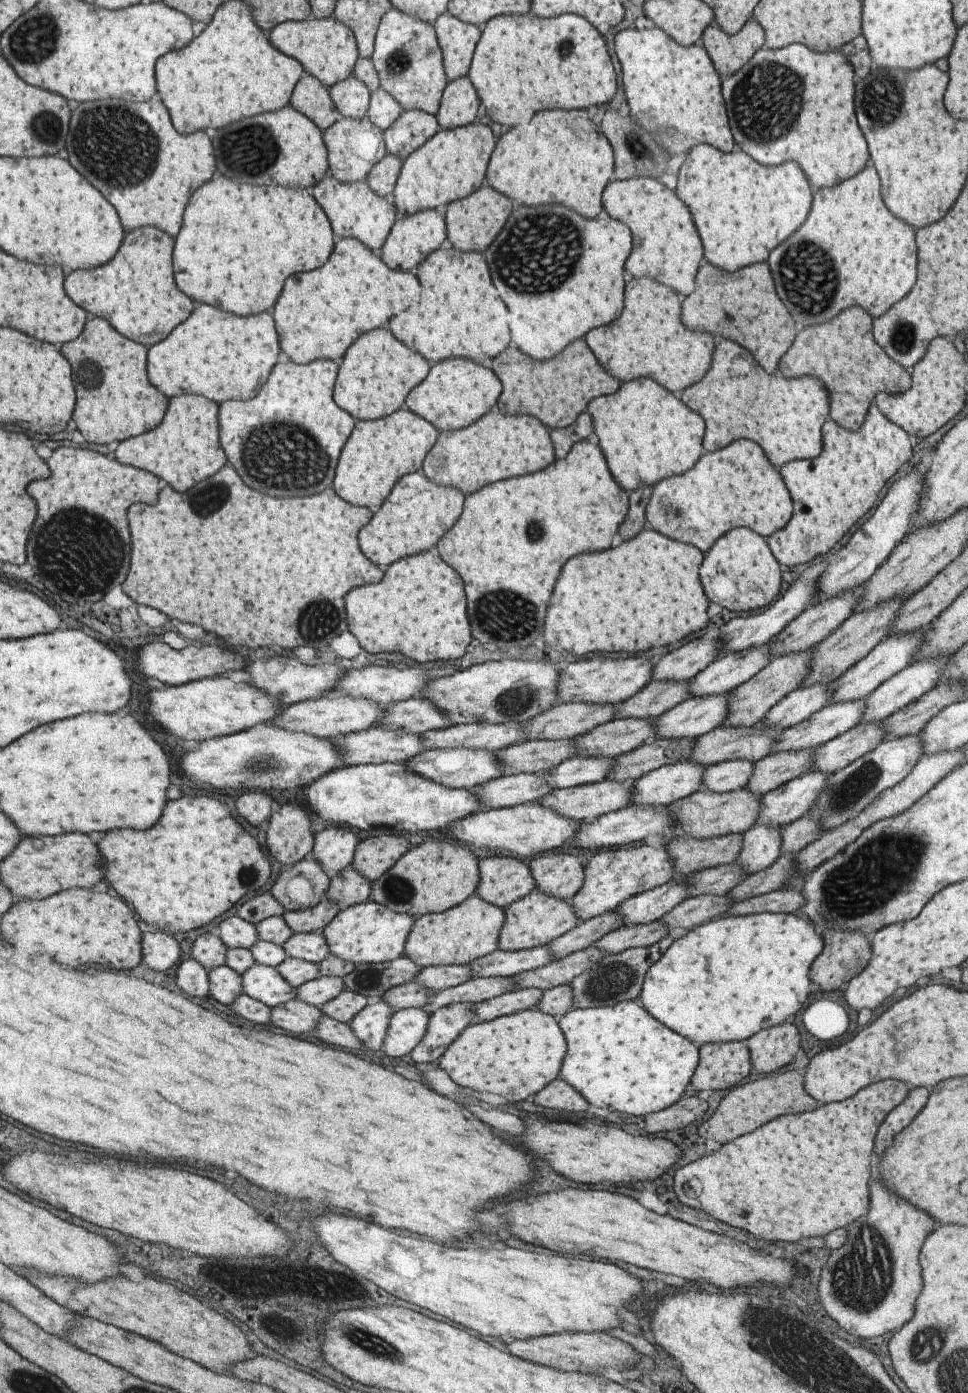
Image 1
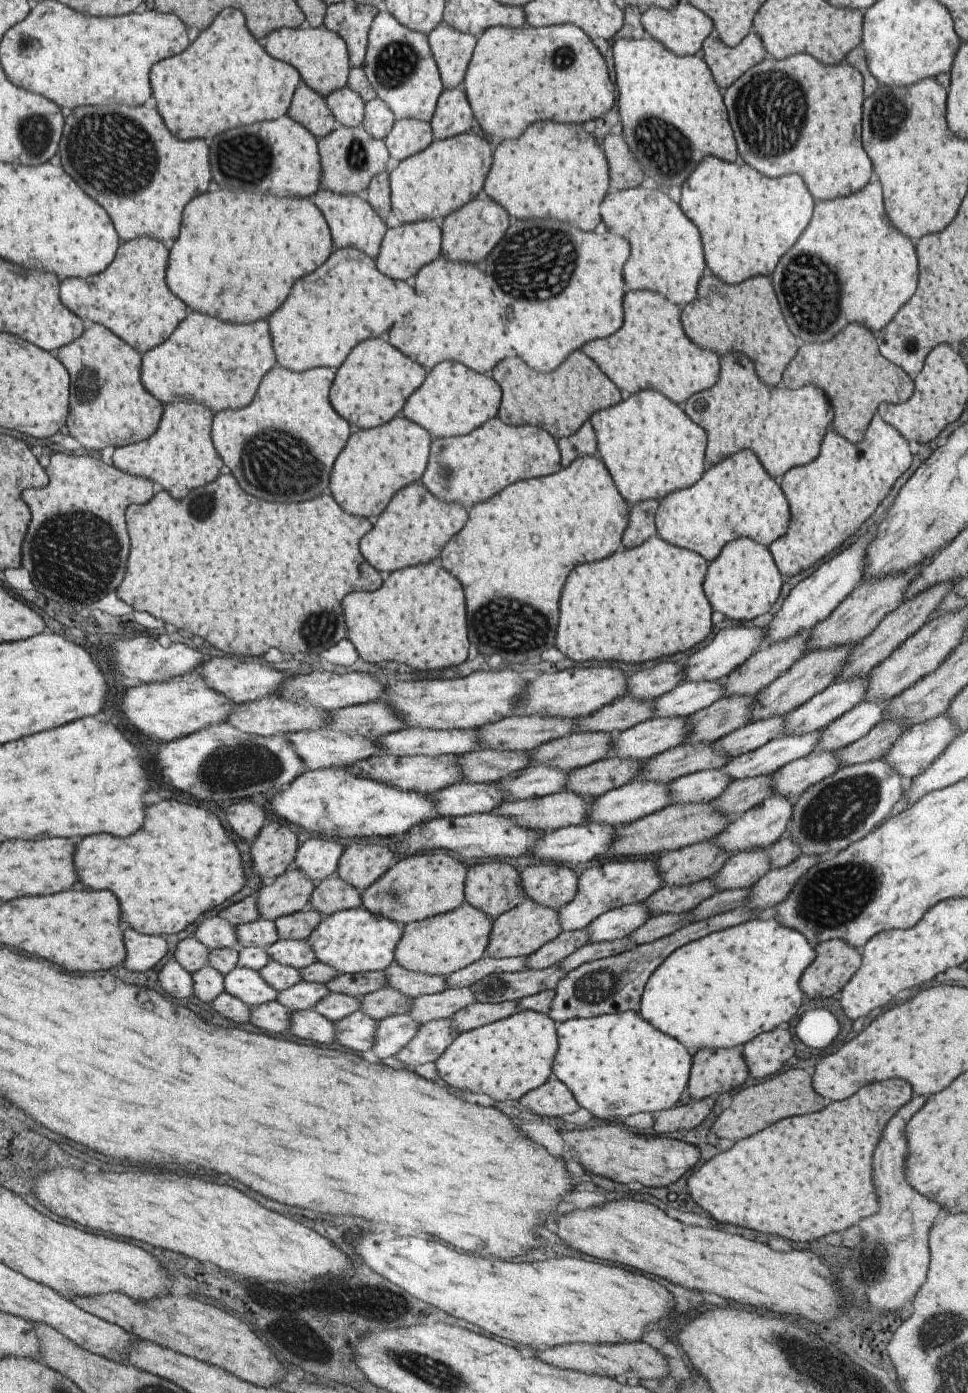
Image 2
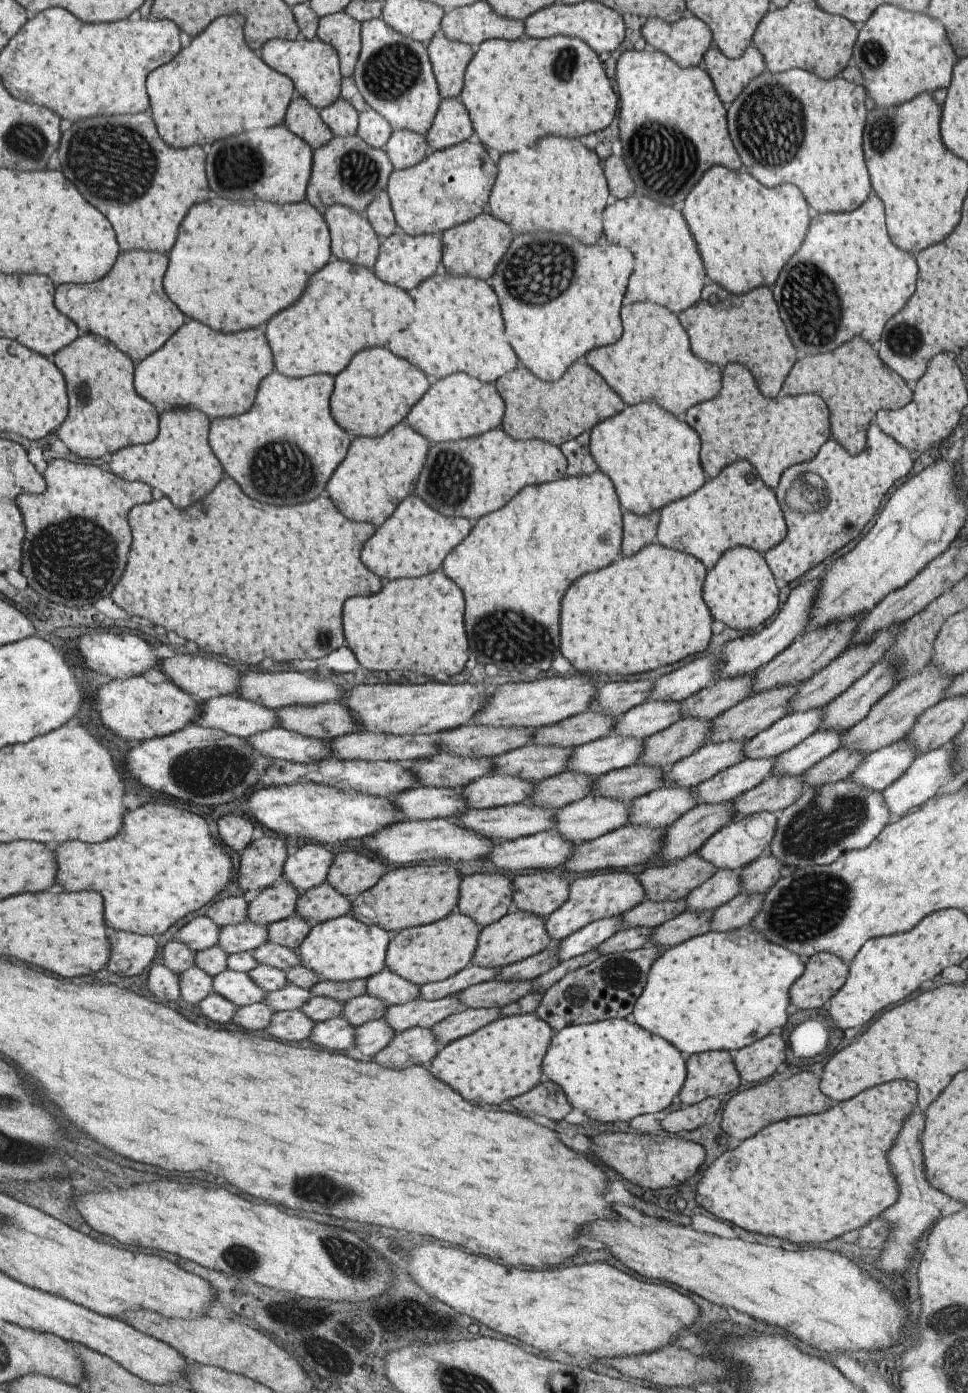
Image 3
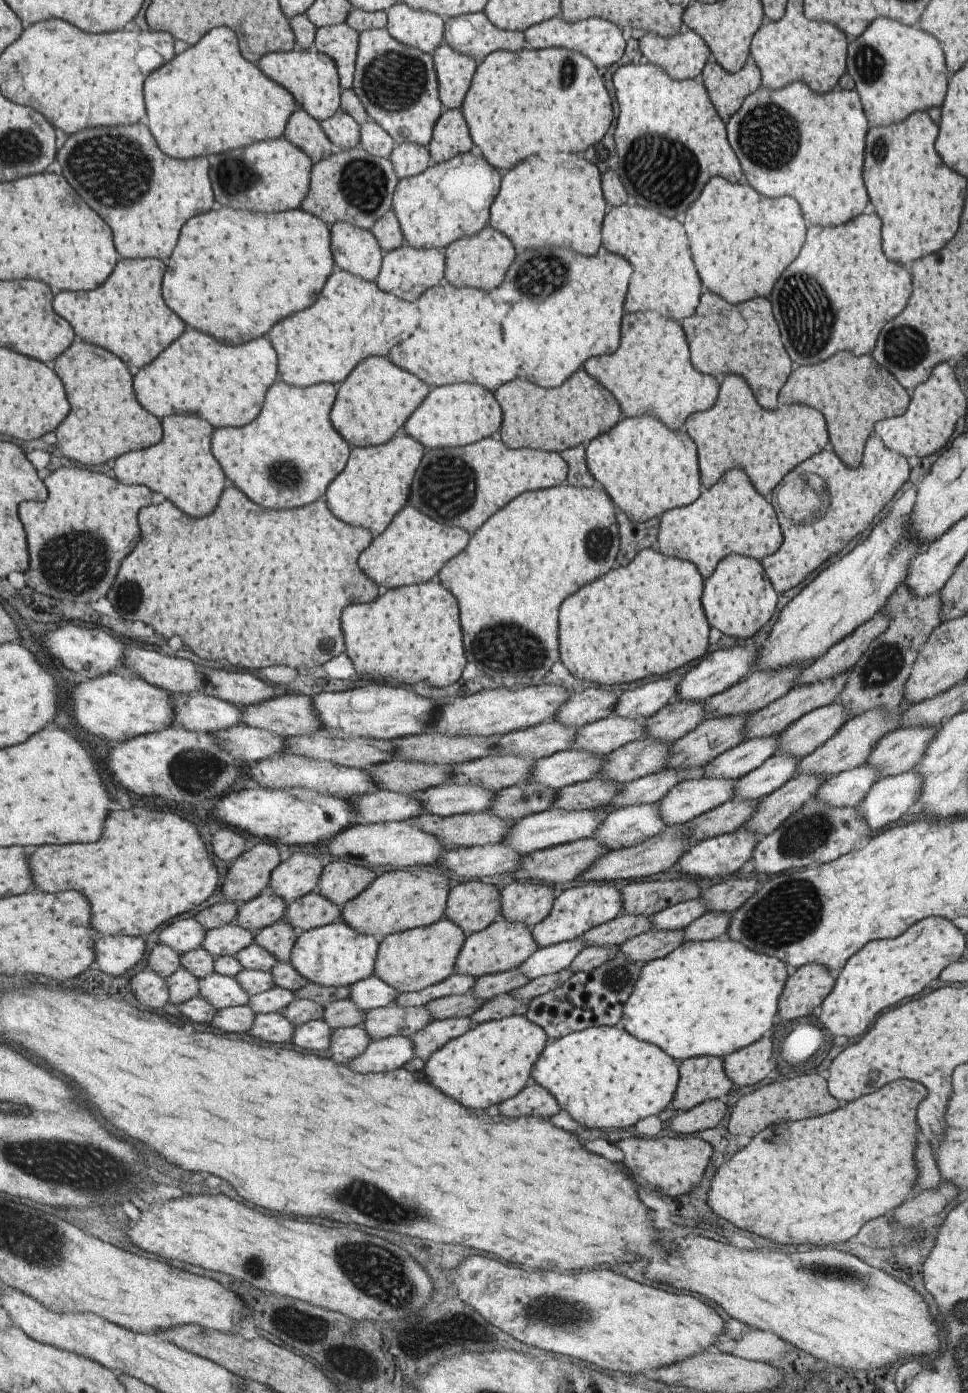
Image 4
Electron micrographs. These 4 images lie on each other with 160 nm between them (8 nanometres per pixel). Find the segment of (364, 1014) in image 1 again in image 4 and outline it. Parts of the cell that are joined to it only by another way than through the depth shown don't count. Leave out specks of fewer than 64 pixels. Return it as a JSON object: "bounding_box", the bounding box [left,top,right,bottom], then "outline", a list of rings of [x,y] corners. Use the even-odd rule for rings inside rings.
{"bounding_box":[290,1019,331,1054],"outline":[[[321,1019],[307,1021],[306,1023],[294,1026],[293,1037],[290,1042],[301,1050],[311,1050],[317,1054],[326,1054],[329,1042],[331,1042],[331,1030]]]}

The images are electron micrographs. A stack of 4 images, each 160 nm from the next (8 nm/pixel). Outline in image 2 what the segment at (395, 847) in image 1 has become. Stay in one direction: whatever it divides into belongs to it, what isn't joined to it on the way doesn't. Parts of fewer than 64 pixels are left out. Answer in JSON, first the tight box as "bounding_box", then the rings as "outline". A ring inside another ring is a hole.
{"bounding_box":[336,843,393,892],"outline":[[[351,843],[342,850],[336,874],[355,888],[357,892],[366,889],[378,880],[393,864],[393,854],[381,844]]]}

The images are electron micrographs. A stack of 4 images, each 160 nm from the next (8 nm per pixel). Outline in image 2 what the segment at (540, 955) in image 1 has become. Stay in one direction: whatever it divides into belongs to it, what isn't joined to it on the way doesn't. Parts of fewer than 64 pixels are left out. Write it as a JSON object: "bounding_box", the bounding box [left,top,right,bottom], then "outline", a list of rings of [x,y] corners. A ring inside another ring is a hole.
{"bounding_box":[444,956,526,989],"outline":[[[483,956],[466,967],[444,976],[444,983],[447,989],[470,987],[473,983],[489,976],[491,973],[508,973],[526,968],[524,966],[525,959],[521,957],[492,959],[489,956]]]}

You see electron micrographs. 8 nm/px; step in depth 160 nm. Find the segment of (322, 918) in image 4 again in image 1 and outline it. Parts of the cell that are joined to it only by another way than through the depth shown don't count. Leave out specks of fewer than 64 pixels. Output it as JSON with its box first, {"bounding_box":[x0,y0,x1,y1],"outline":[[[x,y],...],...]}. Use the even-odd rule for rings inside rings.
{"bounding_box":[324,866,371,908],"outline":[[[351,866],[329,876],[329,879],[329,888],[324,898],[341,908],[364,903],[370,898],[371,880],[363,878]]]}

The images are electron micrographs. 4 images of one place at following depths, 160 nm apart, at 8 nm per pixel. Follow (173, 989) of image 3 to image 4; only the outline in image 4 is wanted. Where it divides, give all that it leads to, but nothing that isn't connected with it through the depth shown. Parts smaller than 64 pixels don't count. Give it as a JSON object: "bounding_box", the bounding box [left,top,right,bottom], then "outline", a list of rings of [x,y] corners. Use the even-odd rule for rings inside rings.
{"bounding_box":[129,968,169,1008],"outline":[[[144,968],[130,978],[129,986],[135,1000],[145,1008],[169,1008],[169,990],[161,976]]]}

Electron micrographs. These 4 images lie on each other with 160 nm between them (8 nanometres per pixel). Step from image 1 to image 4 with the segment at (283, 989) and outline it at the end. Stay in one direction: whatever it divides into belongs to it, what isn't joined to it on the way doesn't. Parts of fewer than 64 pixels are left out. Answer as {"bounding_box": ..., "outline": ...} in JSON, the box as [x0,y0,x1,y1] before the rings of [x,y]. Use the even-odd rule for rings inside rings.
{"bounding_box":[198,972,249,1011],"outline":[[[213,972],[198,979],[198,996],[205,999],[217,1011],[245,1005],[249,998],[233,977]]]}

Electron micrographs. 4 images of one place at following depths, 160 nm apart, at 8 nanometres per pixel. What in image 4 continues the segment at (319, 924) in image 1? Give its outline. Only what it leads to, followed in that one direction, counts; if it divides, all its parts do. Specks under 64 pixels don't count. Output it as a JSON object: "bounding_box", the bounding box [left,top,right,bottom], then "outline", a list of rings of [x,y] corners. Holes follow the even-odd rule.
{"bounding_box":[253,917,298,963],"outline":[[[281,917],[277,922],[259,929],[253,935],[254,943],[267,949],[276,958],[276,962],[287,963],[298,932],[283,920]]]}

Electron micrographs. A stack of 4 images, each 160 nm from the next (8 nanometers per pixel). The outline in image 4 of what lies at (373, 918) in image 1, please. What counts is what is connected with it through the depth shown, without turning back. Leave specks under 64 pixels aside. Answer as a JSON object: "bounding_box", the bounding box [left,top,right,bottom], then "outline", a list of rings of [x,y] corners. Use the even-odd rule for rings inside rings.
{"bounding_box":[289,918,378,988],"outline":[[[339,918],[298,933],[290,952],[289,964],[309,983],[333,988],[349,987],[373,974],[378,946],[378,938],[355,932]]]}

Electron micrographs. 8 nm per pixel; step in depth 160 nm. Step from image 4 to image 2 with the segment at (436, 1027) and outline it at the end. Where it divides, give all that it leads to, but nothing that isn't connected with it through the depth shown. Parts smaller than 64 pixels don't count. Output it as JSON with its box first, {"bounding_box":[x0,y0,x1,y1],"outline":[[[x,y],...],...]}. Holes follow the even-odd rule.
{"bounding_box":[450,1001,517,1033],"outline":[[[517,1001],[498,1003],[477,1003],[465,1005],[453,1016],[450,1016],[450,1026],[459,1033],[479,1028],[483,1025],[501,1020],[514,1014]]]}

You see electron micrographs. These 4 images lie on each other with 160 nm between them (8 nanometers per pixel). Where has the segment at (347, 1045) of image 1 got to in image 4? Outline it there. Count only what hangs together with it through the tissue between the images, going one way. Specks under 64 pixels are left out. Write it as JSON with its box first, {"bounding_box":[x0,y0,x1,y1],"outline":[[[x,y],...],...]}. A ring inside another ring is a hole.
{"bounding_box":[246,1013,294,1044],"outline":[[[257,1013],[254,1016],[253,1025],[246,1032],[255,1040],[261,1042],[275,1042],[275,1044],[283,1044],[290,1042],[290,1038],[294,1034],[294,1026],[290,1020],[287,1020],[279,1013]]]}

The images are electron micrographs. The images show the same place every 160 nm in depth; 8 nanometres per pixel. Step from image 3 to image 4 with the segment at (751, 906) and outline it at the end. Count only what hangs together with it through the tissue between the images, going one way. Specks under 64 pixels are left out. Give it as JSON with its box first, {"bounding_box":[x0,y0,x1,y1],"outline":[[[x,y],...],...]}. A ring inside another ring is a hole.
{"bounding_box":[682,912,729,942],"outline":[[[704,912],[682,929],[682,940],[687,942],[710,941],[725,935],[729,913]]]}

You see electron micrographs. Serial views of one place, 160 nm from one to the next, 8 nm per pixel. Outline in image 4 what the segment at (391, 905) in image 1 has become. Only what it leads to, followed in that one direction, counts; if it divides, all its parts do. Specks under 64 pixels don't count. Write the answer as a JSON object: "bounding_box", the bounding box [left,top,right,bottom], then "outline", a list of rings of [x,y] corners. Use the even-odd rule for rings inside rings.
{"bounding_box":[340,865,449,939],"outline":[[[420,865],[417,870],[395,869],[374,878],[357,897],[342,905],[340,918],[355,932],[381,939],[391,933],[424,927],[443,918],[449,889],[448,879],[433,866]]]}

